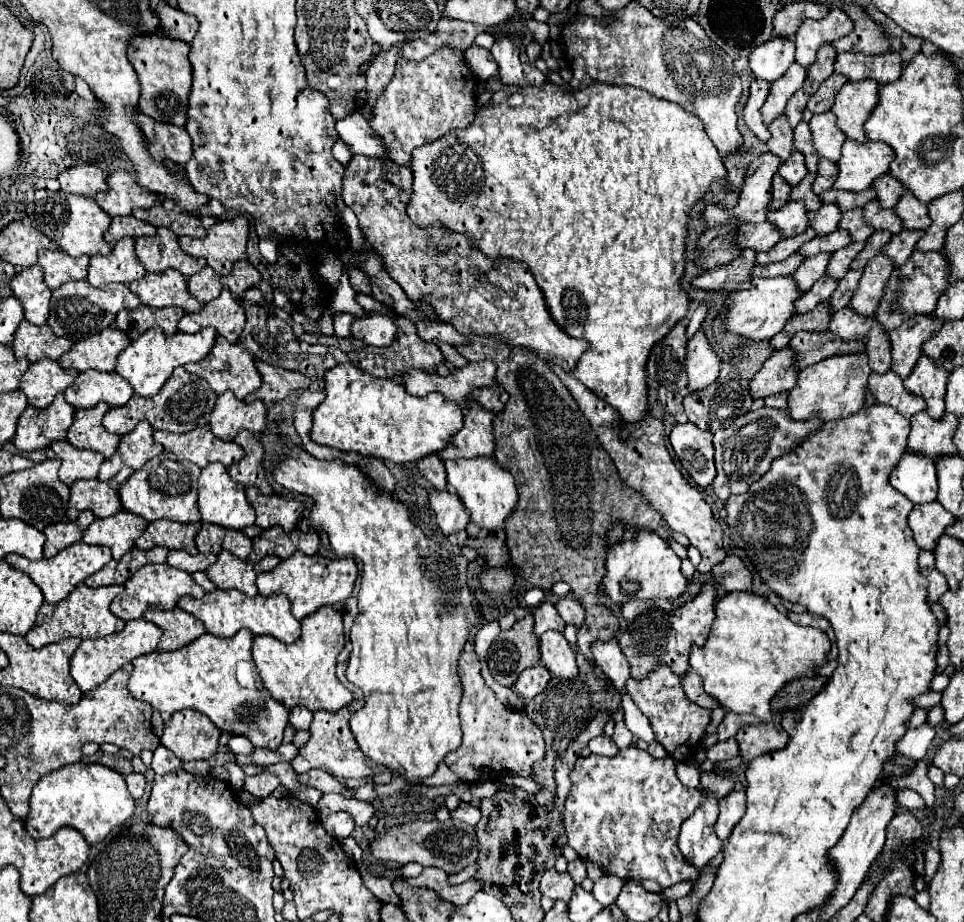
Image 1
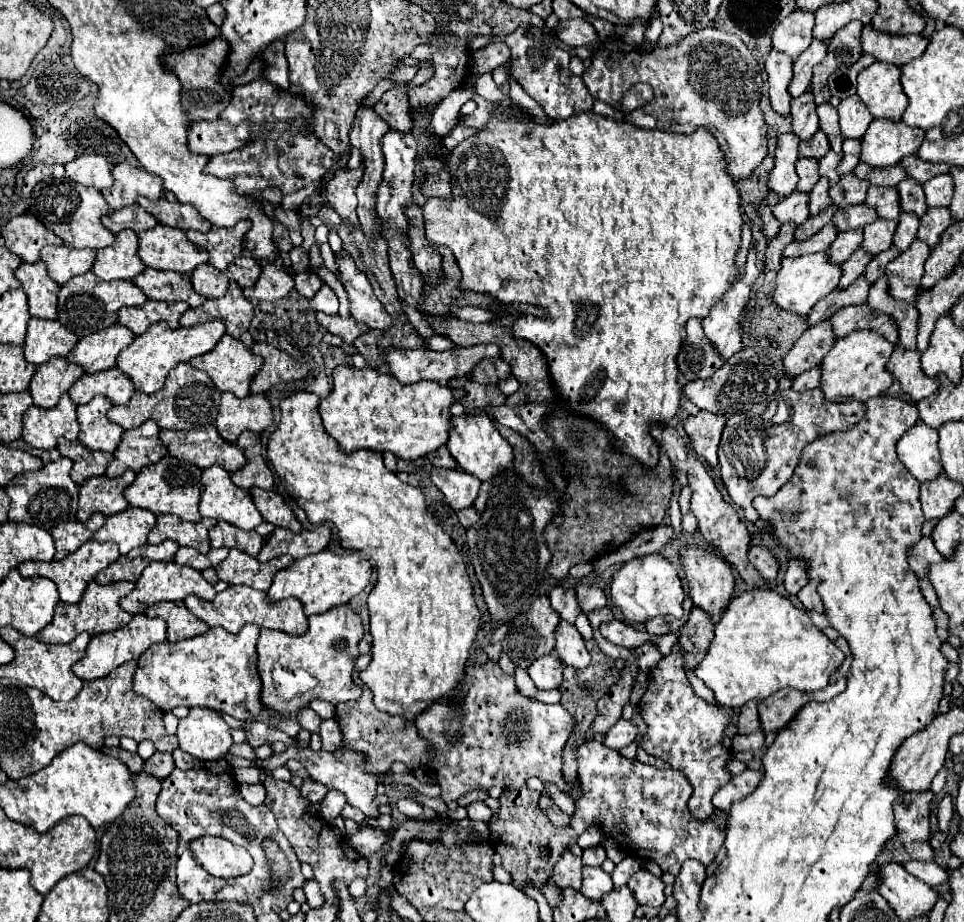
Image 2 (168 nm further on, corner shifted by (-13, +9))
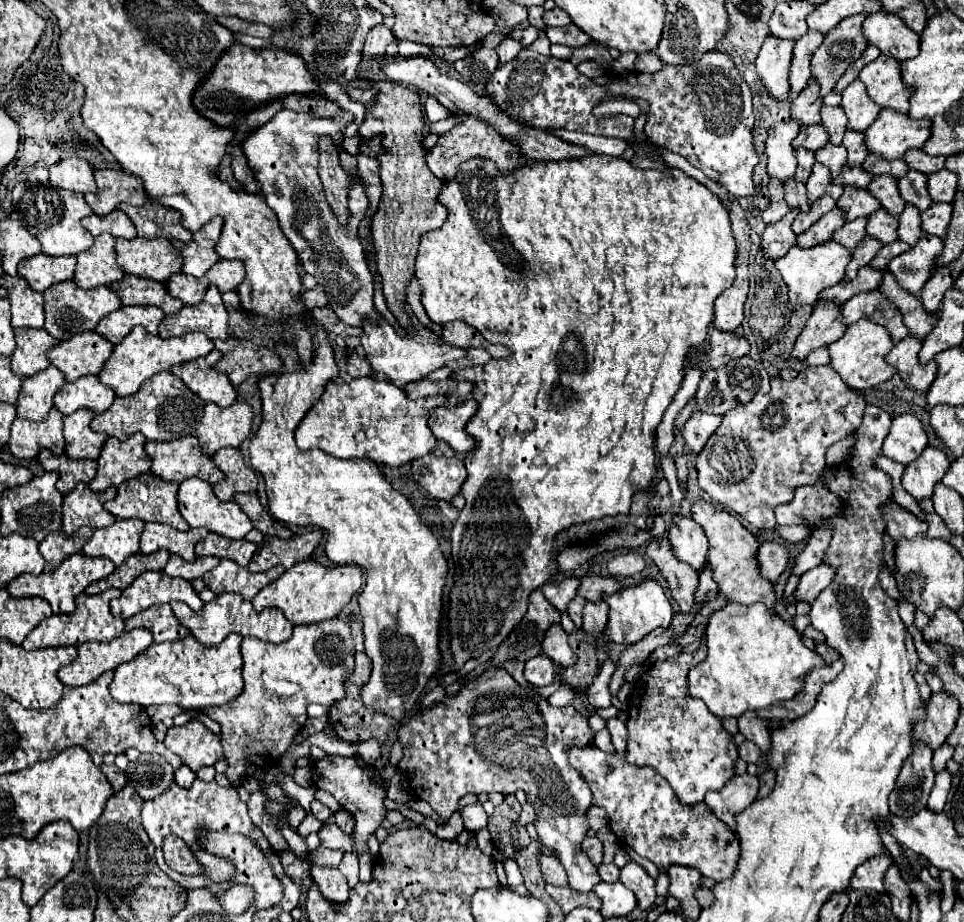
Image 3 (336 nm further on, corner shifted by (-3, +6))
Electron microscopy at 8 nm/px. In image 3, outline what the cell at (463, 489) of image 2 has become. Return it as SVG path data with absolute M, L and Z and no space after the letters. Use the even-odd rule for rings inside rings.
M424 455L412 461L414 481L424 487L432 497L442 501L452 501L466 481L464 461L458 457L434 457Z

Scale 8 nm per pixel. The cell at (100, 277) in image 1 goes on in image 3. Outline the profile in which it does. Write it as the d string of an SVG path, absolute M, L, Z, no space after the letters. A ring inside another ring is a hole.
M110 233L96 237L88 251L78 253L78 265L74 281L82 289L94 289L100 285L112 285L124 277L116 263L116 239Z

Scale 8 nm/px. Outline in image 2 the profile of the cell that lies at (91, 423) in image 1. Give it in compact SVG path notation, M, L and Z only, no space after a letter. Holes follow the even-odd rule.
M104 396L92 398L90 404L78 406L78 442L82 442L90 450L114 452L118 448L124 430L106 418L106 412L110 408L112 404Z

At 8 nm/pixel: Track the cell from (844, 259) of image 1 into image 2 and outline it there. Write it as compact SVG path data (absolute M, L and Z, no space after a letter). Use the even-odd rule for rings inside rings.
M876 218L872 224L868 224L864 228L864 242L862 248L870 254L880 254L884 250L888 250L892 246L892 238L894 238L894 230L896 230L898 222L890 222L890 220L882 220Z

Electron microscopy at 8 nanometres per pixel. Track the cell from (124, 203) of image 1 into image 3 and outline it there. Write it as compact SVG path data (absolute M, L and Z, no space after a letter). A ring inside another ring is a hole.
M98 169L94 171L94 179L98 185L98 195L86 195L86 203L92 207L96 215L108 215L118 207L118 203L124 201L140 207L148 197L140 177L128 175L124 171Z

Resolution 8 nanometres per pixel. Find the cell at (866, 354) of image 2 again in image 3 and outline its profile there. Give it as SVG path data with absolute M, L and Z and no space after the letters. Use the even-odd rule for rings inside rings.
M856 321L856 325L850 325L846 333L828 345L830 351L830 367L844 379L844 383L850 389L866 391L872 389L884 381L888 381L896 371L884 361L886 353L894 347L894 343L888 337L888 331L882 325L876 325L872 321Z

